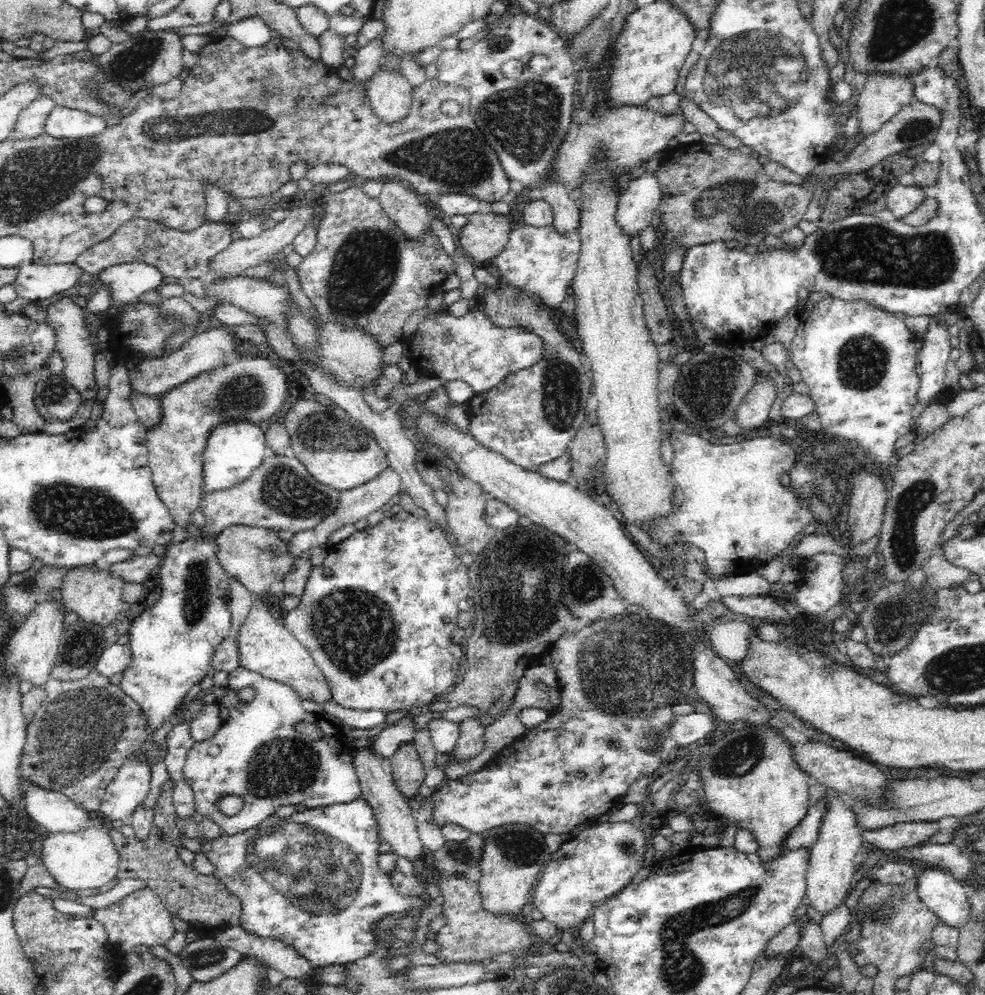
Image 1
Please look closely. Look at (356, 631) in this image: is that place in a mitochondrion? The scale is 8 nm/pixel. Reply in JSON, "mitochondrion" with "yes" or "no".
{"mitochondrion":"yes"}

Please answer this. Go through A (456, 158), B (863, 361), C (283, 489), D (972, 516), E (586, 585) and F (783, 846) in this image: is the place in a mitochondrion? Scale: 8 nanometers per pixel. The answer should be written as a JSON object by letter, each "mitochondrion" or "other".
{"A":"mitochondrion","B":"mitochondrion","C":"mitochondrion","D":"other","E":"mitochondrion","F":"other"}

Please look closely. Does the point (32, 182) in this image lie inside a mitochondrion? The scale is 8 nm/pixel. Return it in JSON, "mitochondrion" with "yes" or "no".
{"mitochondrion":"yes"}

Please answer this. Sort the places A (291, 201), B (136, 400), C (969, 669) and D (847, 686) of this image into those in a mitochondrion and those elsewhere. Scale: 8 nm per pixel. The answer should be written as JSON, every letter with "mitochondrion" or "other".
{"A":"other","B":"other","C":"mitochondrion","D":"other"}

